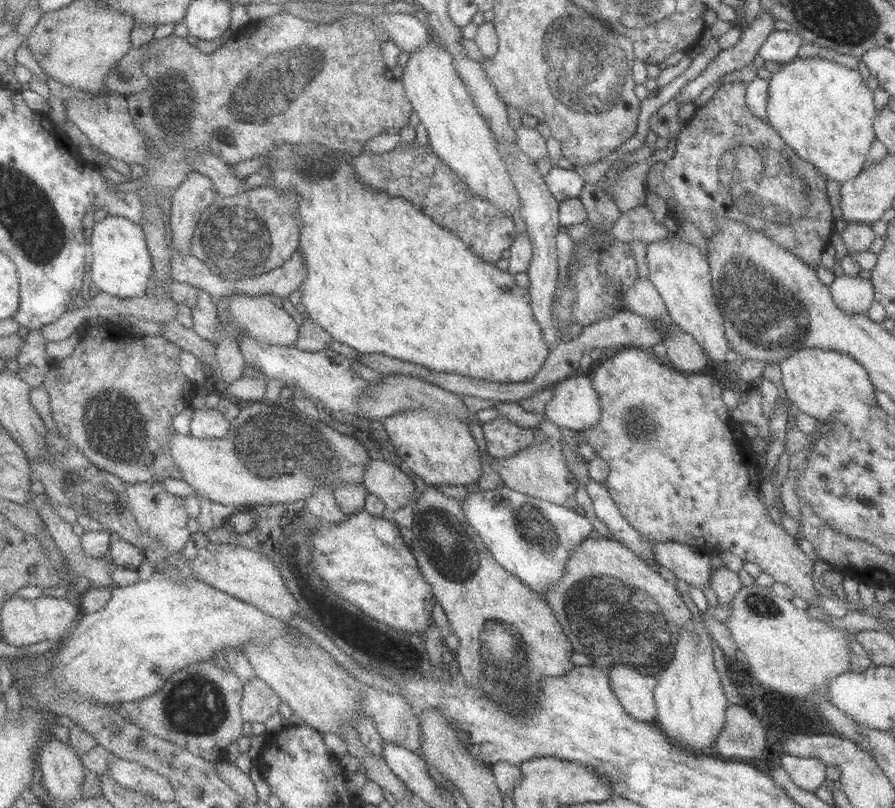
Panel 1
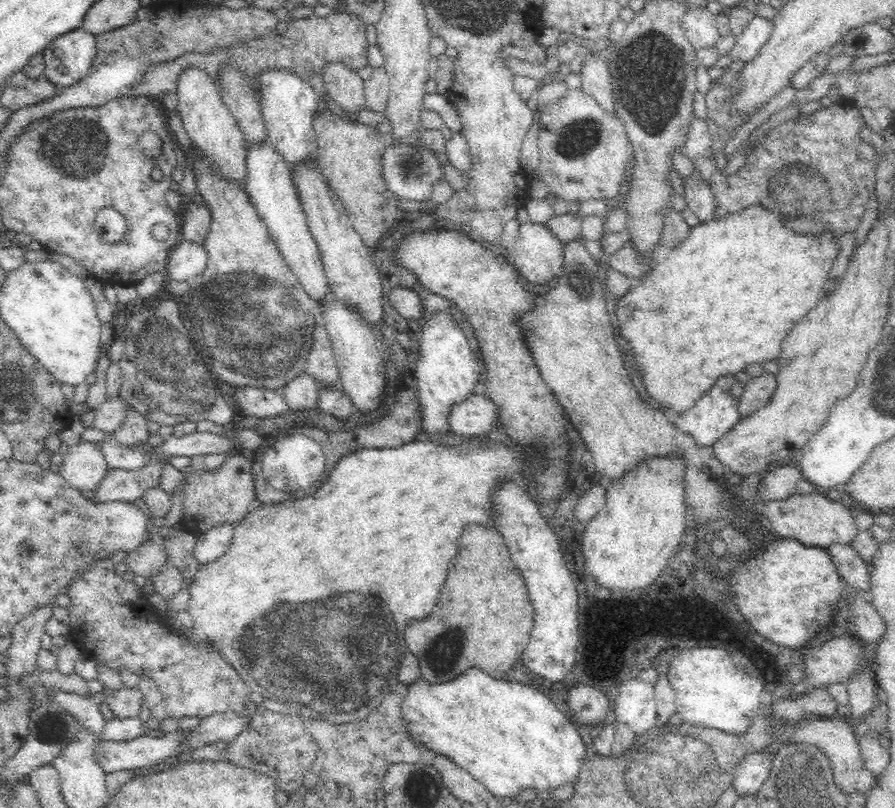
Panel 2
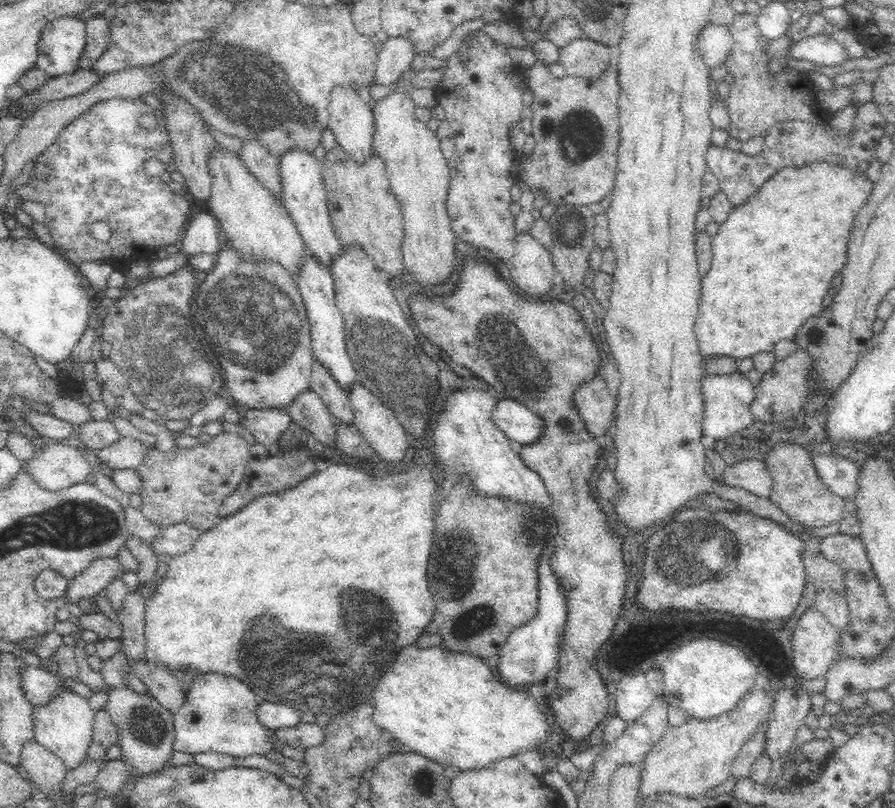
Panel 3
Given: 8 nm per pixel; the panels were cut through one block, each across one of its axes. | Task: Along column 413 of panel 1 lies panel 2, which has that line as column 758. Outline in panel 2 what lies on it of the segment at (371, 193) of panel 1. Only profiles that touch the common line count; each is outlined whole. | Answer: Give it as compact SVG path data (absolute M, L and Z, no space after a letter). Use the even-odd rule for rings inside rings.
M752 203L740 212L719 216L717 219L693 226L688 238L680 246L670 249L670 254L664 258L664 262L654 264L651 271L644 275L643 279L640 279L639 283L634 285L630 292L620 298L616 308L616 316L620 322L622 336L632 346L634 356L636 356L636 364L643 374L642 380L651 398L658 400L662 405L669 405L679 413L687 409L693 403L693 400L696 400L703 392L706 392L719 376L735 374L738 371L744 371L751 364L777 358L782 343L791 328L808 311L811 311L820 300L819 292L826 286L829 279L828 274L830 274L834 262L838 260L838 254L840 254L840 236L836 231L826 227L811 229L808 232L790 228L788 226L788 216L784 214L783 209L768 207L768 205L762 203ZM660 305L666 309L666 314L657 314L655 308Z

